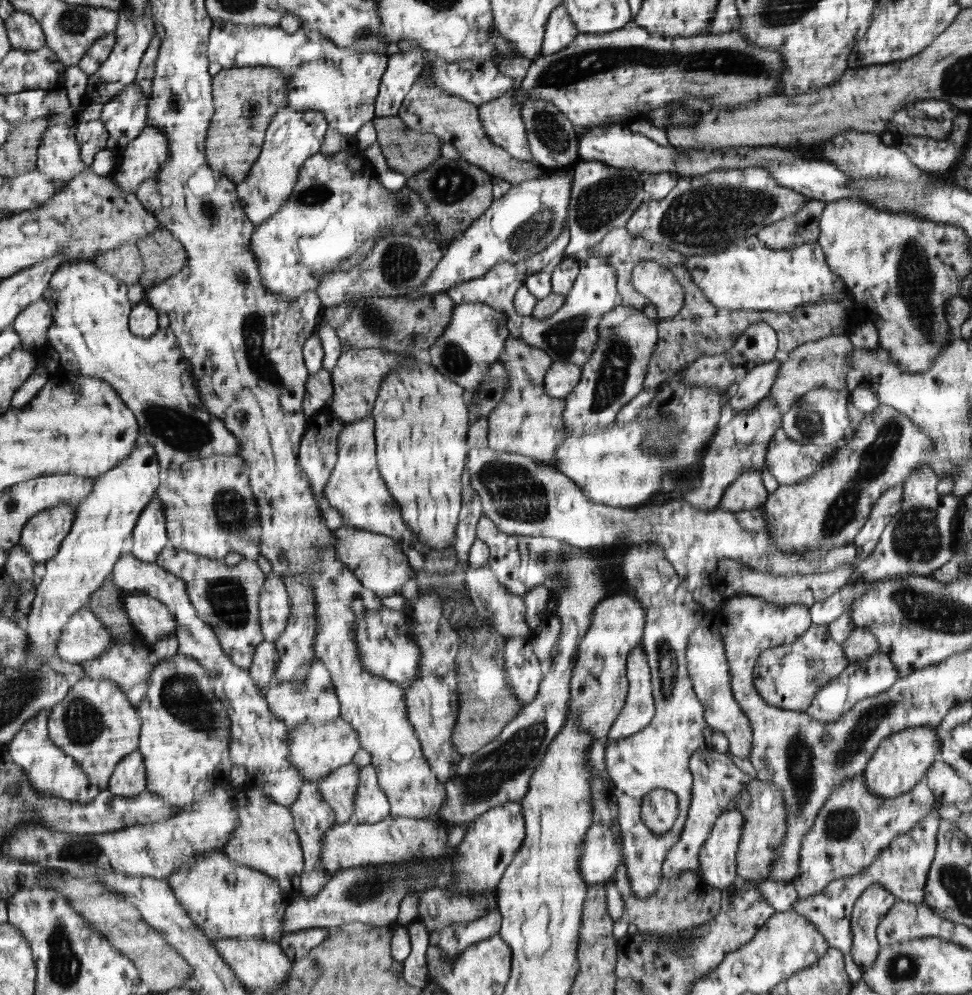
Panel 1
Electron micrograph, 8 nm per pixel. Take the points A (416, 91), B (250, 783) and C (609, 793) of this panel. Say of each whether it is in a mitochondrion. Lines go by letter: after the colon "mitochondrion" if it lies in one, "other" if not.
A: other
B: other
C: other

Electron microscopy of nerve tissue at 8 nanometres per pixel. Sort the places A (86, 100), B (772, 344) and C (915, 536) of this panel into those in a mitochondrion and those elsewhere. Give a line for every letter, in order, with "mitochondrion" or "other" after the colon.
A: other
B: other
C: mitochondrion

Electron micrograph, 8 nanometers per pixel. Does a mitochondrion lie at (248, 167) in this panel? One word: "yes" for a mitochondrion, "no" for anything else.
no

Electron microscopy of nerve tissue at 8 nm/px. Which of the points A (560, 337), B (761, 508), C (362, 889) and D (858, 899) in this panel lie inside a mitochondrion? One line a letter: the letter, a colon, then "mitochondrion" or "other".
A: mitochondrion
B: other
C: mitochondrion
D: other

